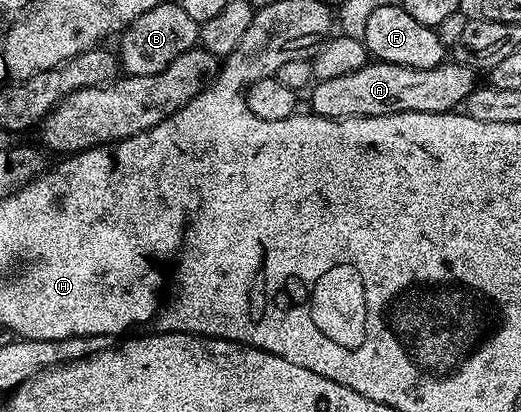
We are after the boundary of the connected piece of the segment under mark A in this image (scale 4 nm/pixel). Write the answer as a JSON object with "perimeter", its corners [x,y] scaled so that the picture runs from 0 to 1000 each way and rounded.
{"perimeter":[[[706,148],[685,177],[662,177],[662,187],[631,187],[614,192],[595,214],[595,277],[631,284],[633,289],[668,289],[670,284],[708,284],[710,279],[752,279],[772,269],[806,269],[848,279],[875,267],[900,235],[900,226],[916,209],[914,165],[894,163],[891,153],[852,148],[831,167],[793,167],[752,153]]]}

